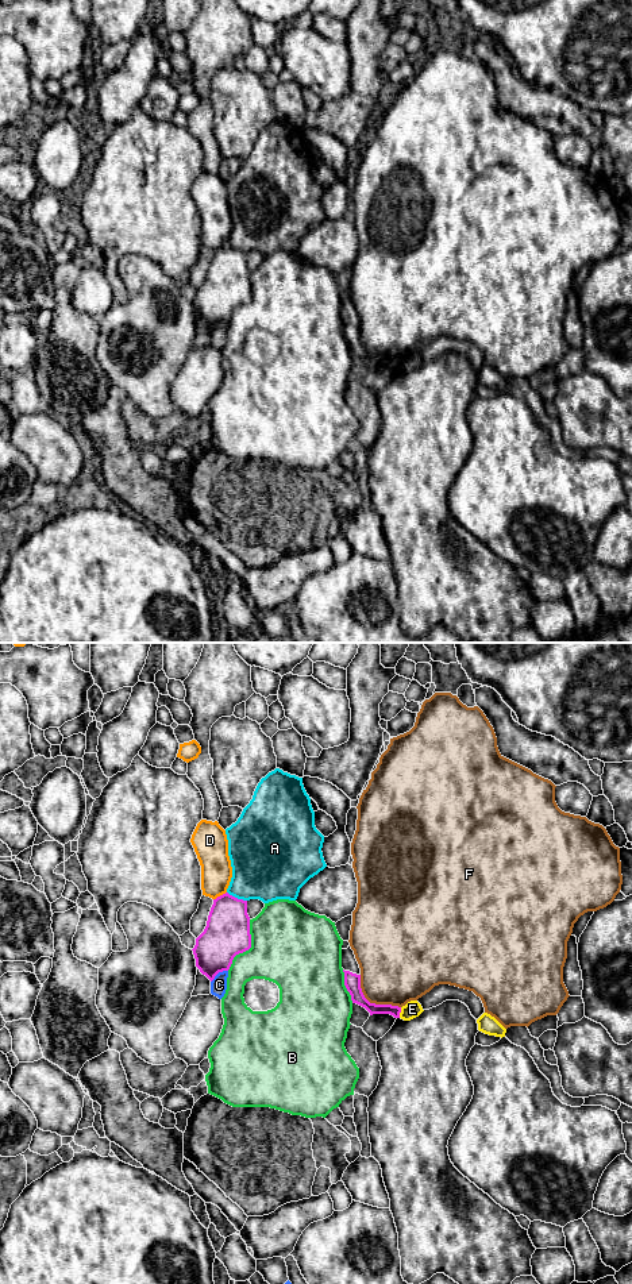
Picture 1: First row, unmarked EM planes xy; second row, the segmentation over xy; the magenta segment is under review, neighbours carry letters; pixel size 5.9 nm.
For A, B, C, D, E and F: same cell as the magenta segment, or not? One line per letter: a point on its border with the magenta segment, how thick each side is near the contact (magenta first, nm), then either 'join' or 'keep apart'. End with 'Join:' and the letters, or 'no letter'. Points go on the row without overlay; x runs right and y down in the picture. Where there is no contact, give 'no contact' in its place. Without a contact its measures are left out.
A: meets magenta in xy at (236, 250); 280 nm thick on the magenta side, 400 nm on the other; keep apart
B: meets magenta in xy at (249, 300); 280 nm thick on the magenta side, 480 nm on the other; keep apart
C: meets magenta in xy at (218, 324); 280 nm thick on the magenta side, 100 nm on the other; keep apart
D: meets magenta in xy at (220, 247); 280 nm thick on the magenta side, 190 nm on the other; keep apart
E: meets magenta in xy at (400, 363); 60 nm thick on the magenta side, 100 nm on the other; keep apart
F: meets magenta in xy at (372, 355); 100 nm thick on the magenta side, 420 nm on the other; keep apart
Join: no letter

